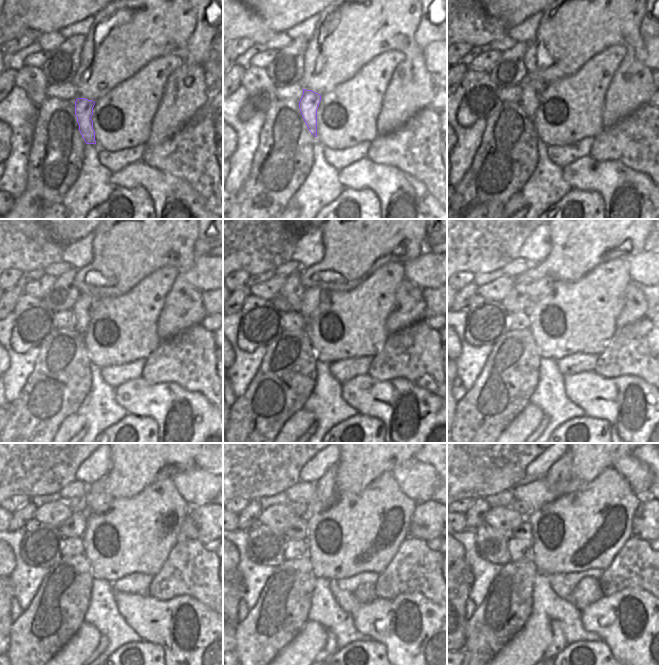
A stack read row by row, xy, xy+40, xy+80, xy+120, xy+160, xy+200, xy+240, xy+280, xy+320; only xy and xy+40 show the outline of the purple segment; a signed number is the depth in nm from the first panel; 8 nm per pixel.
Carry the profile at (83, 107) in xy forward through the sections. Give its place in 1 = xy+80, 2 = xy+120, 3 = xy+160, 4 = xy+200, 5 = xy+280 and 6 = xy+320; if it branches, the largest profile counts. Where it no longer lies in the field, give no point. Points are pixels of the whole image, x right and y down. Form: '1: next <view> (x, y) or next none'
1: next xy+80 (532, 89)
2: next xy+120 (83, 309)
3: next xy+160 (312, 297)
4: next xy+200 (537, 290)
5: next xy+280 (326, 493)
6: next xy+320 (558, 478)

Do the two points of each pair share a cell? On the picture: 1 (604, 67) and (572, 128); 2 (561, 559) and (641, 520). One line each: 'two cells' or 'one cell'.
1: one cell
2: two cells

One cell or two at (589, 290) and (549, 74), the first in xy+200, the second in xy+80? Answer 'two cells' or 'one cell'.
two cells

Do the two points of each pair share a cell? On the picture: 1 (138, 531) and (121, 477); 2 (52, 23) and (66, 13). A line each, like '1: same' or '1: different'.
1: different
2: same

